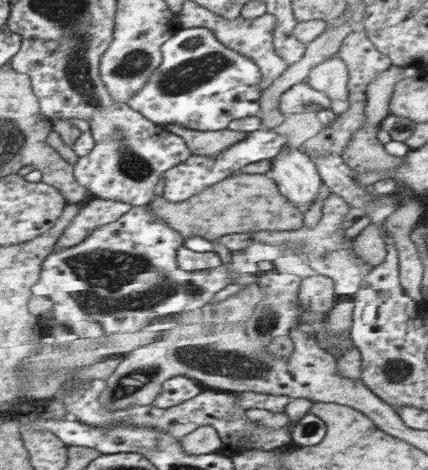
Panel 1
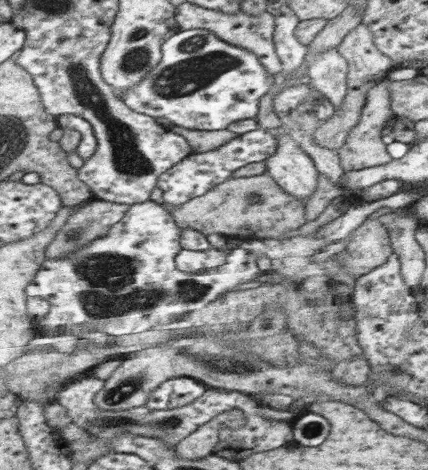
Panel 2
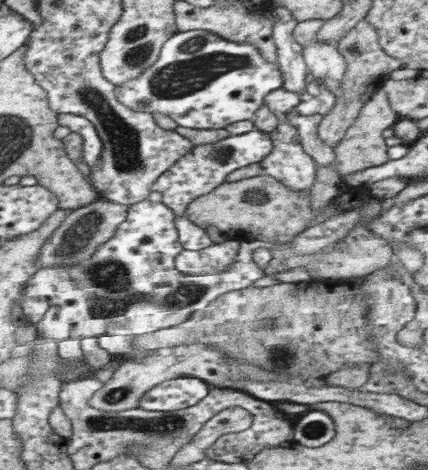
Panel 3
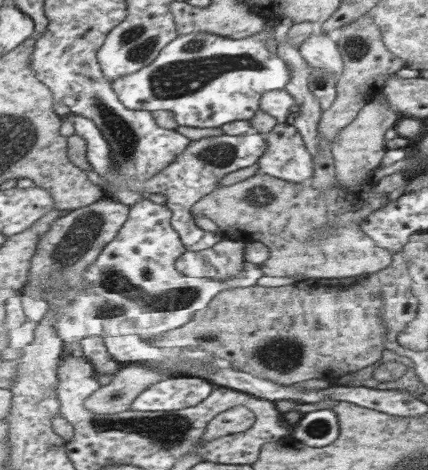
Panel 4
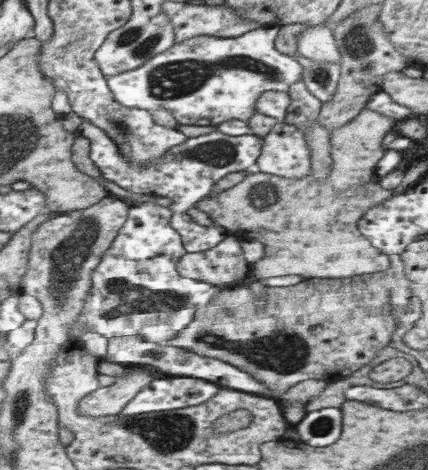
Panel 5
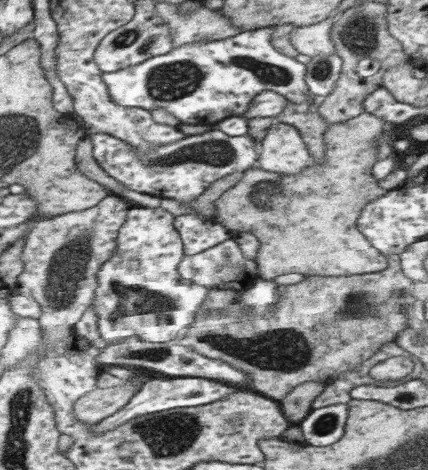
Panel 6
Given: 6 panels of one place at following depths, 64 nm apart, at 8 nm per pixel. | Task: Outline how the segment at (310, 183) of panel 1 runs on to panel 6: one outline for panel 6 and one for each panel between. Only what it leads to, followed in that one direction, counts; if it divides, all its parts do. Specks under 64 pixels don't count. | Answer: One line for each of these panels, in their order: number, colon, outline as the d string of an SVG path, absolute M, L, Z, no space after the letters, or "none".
2: M279 134L277 140L277 152L265 160L265 174L273 178L283 192L305 204L315 194L315 186L319 186L315 166L309 156L287 138L287 134Z
3: M279 124L271 134L273 152L259 164L265 176L271 176L287 186L287 190L307 194L313 186L315 164L309 154L299 146L295 138L295 126Z
4: M277 124L269 134L265 134L265 140L269 148L257 160L263 174L301 186L311 178L311 174L315 174L311 156L293 124Z
5: M285 122L275 124L267 136L263 136L263 150L257 158L257 172L299 180L309 174L309 150L297 126Z
6: M273 124L259 142L257 168L281 176L299 176L307 166L309 154L301 142L301 132L291 124Z

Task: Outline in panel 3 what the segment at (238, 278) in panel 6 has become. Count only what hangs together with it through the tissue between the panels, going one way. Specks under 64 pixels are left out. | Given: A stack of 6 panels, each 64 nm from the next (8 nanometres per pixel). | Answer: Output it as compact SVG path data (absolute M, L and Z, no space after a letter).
M227 238L225 244L213 244L207 250L199 250L199 252L183 250L175 266L183 274L199 274L199 276L227 272L227 268L233 264L237 248L239 248L239 242Z

